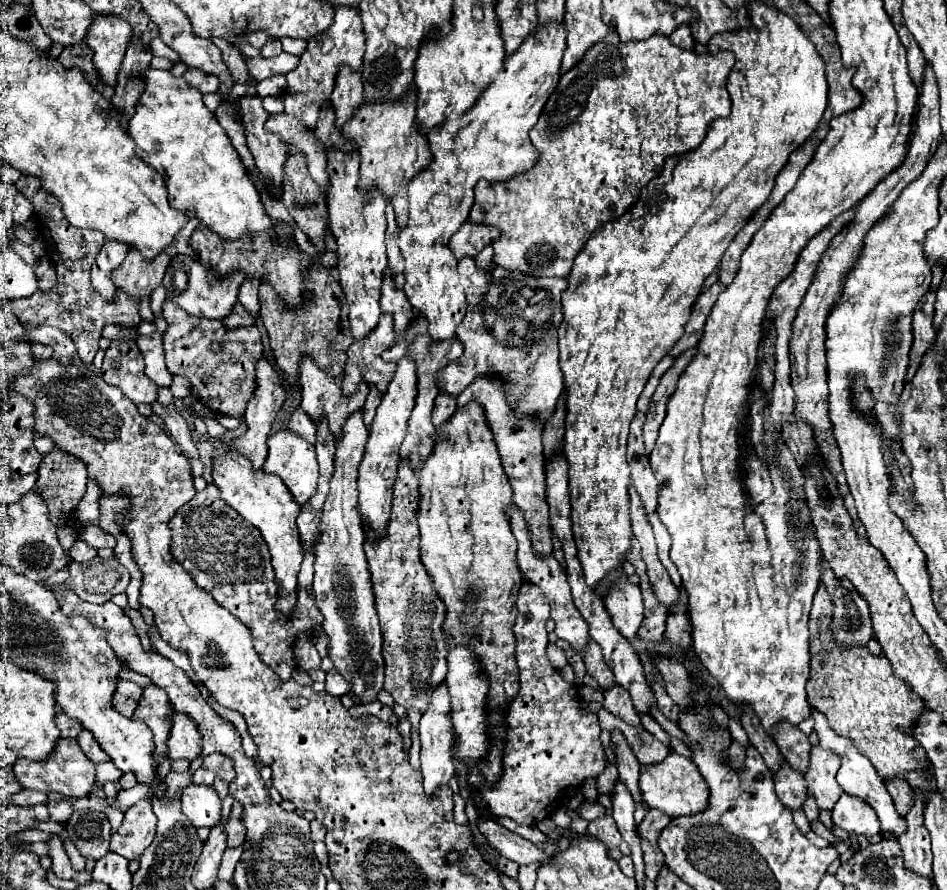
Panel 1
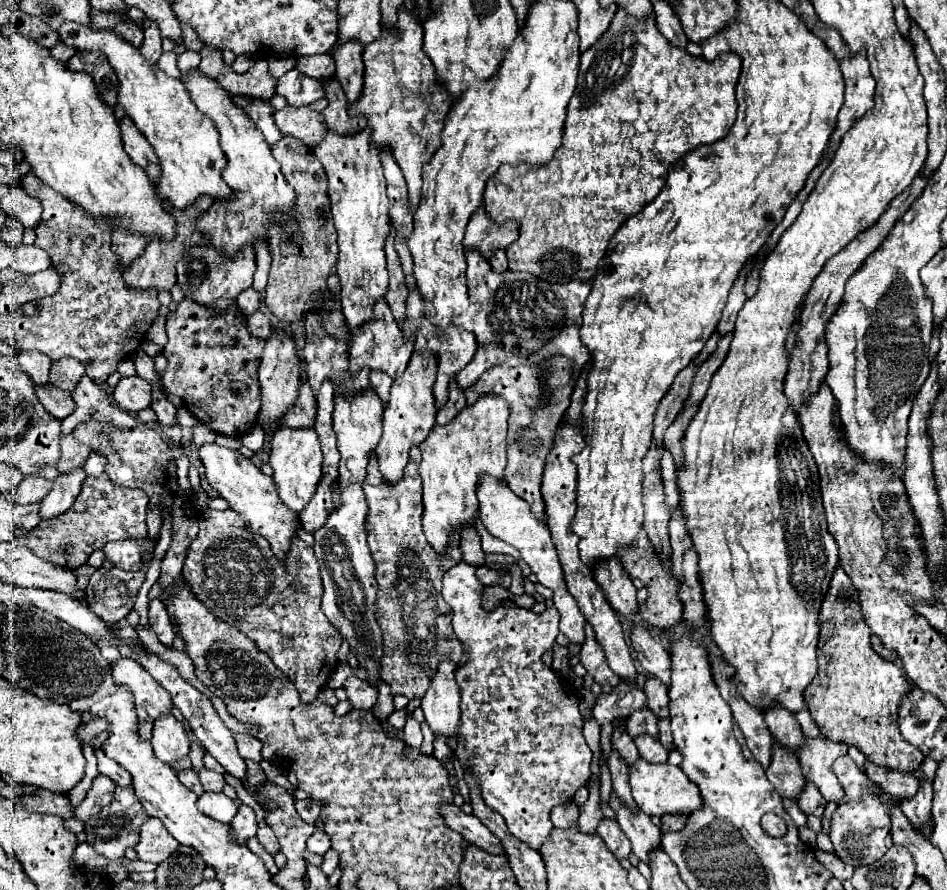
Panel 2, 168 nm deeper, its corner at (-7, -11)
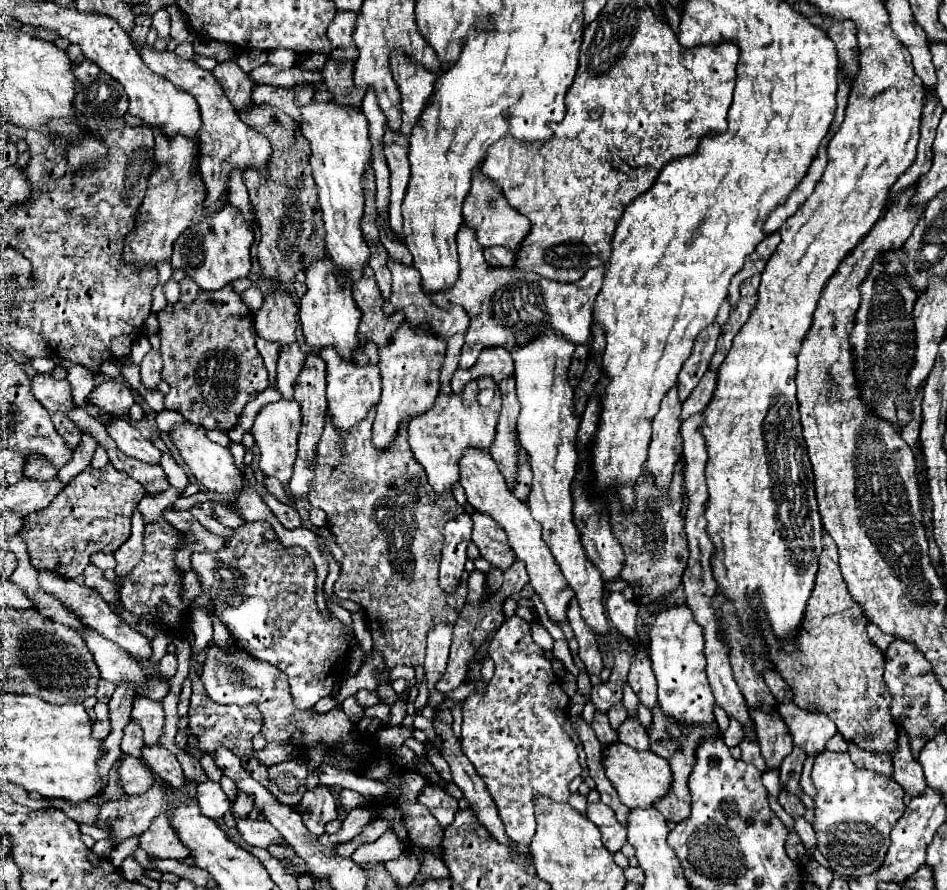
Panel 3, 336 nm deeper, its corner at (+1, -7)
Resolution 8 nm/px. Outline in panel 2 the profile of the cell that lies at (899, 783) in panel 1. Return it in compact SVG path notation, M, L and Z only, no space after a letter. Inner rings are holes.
M865 760L865 774L875 780L877 784L881 784L885 788L885 792L893 794L893 796L901 796L903 800L911 798L917 790L919 780L915 776L907 776L907 772L887 772L885 768L879 768L875 764L871 764L871 760Z

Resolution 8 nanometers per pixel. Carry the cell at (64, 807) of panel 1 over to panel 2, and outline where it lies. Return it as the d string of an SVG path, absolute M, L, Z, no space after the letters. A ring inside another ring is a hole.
M97 774L85 800L75 808L75 816L87 822L95 812L99 812L103 806L107 806L113 800L113 792L115 792L115 782L109 776Z

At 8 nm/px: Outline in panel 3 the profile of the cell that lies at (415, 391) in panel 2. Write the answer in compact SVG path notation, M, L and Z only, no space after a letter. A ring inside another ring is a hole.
M403 322L393 342L387 348L379 350L379 370L383 378L383 392L377 404L377 416L373 422L373 446L377 450L387 450L399 432L399 424L403 420L411 420L413 416L425 414L439 394L439 368L445 356L445 342L439 336L427 332L427 328L411 328Z

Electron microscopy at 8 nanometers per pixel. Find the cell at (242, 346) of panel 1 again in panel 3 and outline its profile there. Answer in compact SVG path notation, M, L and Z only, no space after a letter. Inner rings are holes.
M183 278L179 286L181 286L179 300L175 304L167 304L157 314L161 356L163 356L161 378L171 388L169 394L165 396L165 408L181 412L185 420L199 424L203 428L217 428L227 432L235 428L245 404L269 386L263 358L255 348L253 316L231 286L221 288L219 292L203 292L193 280L187 278Z

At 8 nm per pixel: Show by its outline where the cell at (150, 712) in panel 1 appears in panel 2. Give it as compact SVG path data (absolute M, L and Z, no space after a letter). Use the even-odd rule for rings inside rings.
M119 658L111 666L115 684L127 686L135 696L135 704L143 706L153 720L155 716L169 712L171 696L167 696L167 692L151 676L147 676L147 672L143 672L143 668L137 662Z

